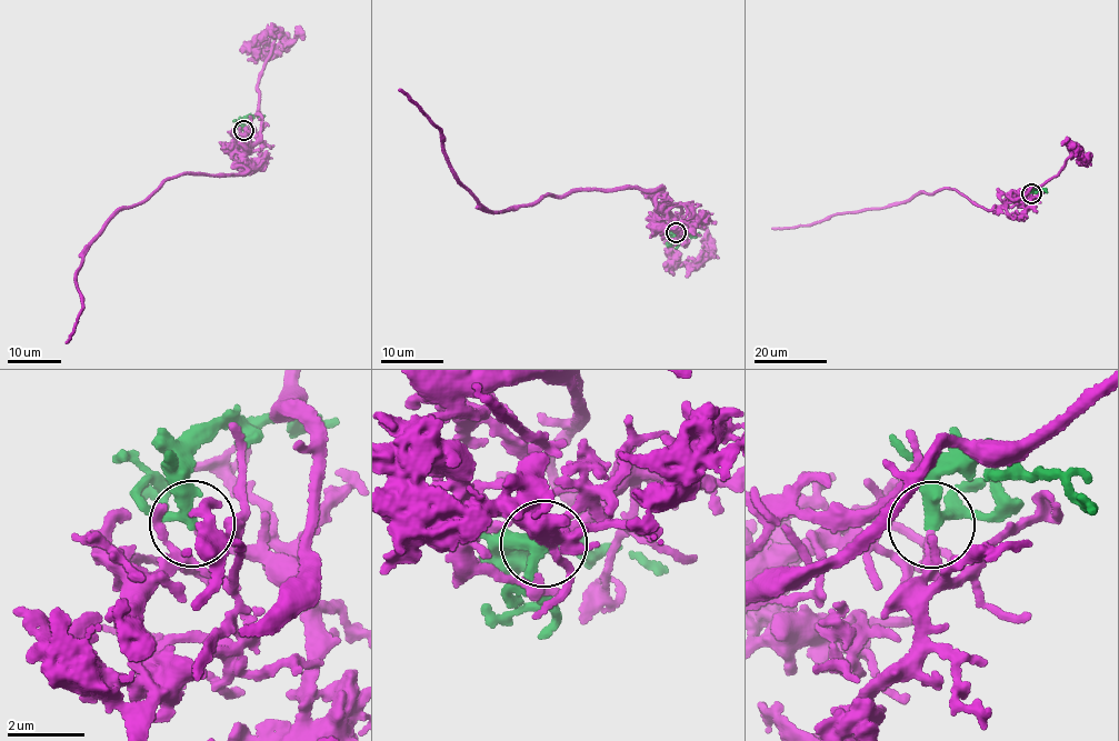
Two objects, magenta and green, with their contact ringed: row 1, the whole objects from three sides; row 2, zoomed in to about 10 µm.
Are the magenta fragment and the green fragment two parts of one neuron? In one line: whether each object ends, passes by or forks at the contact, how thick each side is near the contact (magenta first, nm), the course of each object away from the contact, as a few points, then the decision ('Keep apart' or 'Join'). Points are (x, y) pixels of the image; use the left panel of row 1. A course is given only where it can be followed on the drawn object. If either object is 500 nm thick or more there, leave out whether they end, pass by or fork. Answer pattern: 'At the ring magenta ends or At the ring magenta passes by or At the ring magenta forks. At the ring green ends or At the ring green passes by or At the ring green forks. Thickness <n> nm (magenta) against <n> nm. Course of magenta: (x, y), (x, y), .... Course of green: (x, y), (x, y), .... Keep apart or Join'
At the ring magenta passes by. At the ring green passes by. Thickness 170 nm (magenta) against 320 nm. Course of magenta: (245, 130), (261, 144), (236, 161), (243, 173), (163, 179), (113, 211), (87, 246), (66, 342). Course of green: (245, 130), (248, 116), (265, 114). Join

